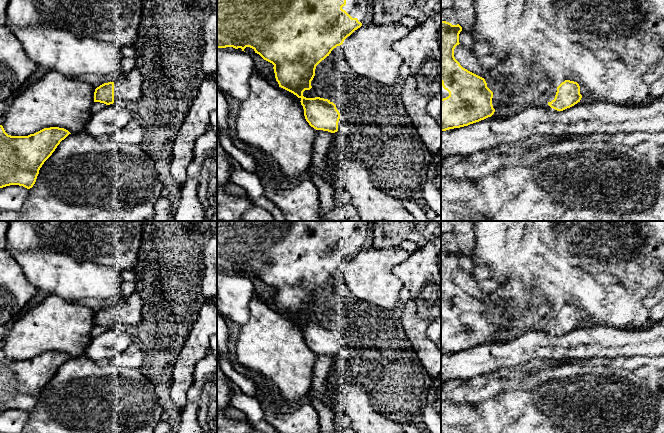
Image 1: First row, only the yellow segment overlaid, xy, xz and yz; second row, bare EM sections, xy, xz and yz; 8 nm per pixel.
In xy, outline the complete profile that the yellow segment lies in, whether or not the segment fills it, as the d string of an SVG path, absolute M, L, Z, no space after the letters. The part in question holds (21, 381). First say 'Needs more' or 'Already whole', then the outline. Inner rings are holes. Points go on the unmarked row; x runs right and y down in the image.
Already whole. M0 349L0 412L10 409L32 412L44 386L69 358L64 352L50 351L28 360L11 360Z

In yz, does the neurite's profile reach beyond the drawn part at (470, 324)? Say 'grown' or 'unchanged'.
grown

